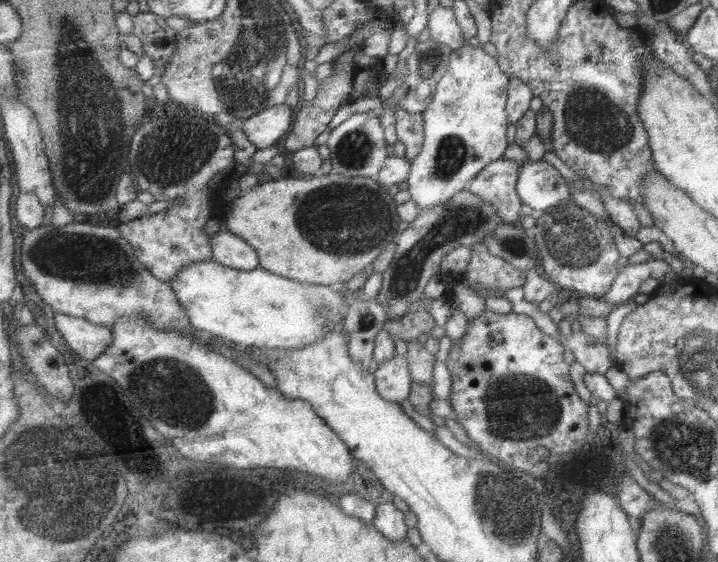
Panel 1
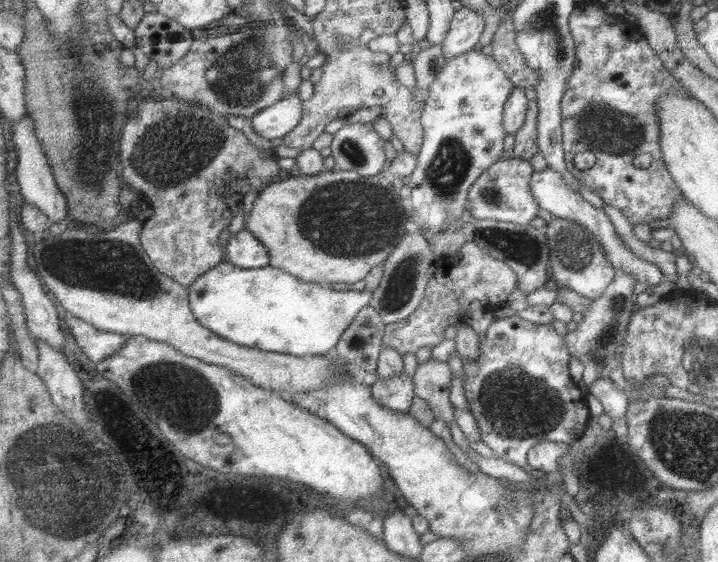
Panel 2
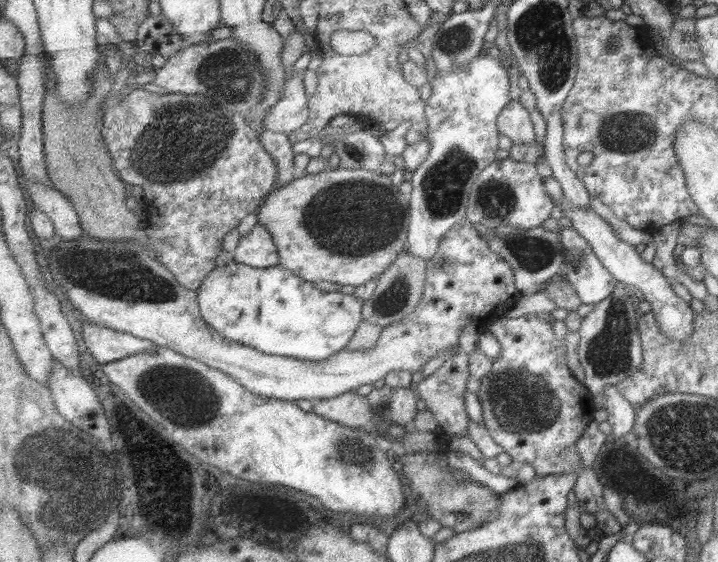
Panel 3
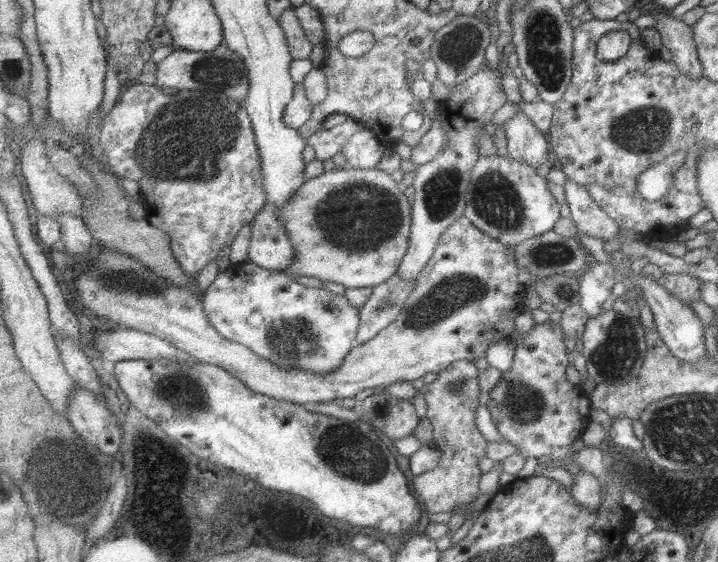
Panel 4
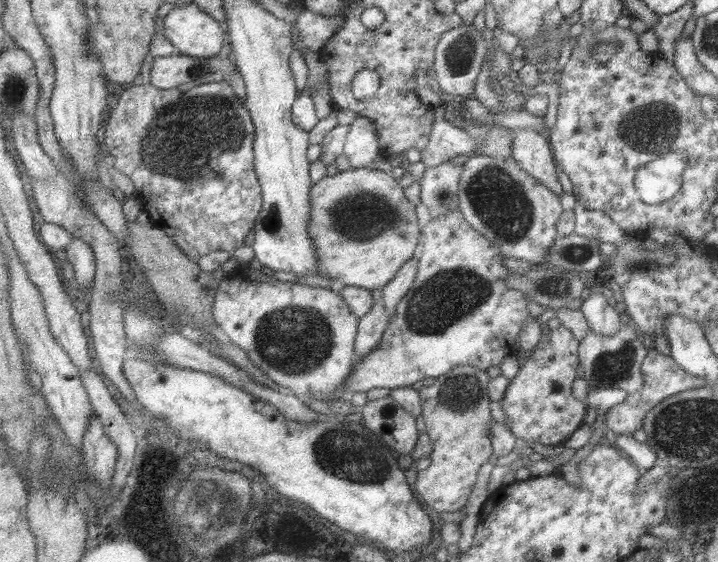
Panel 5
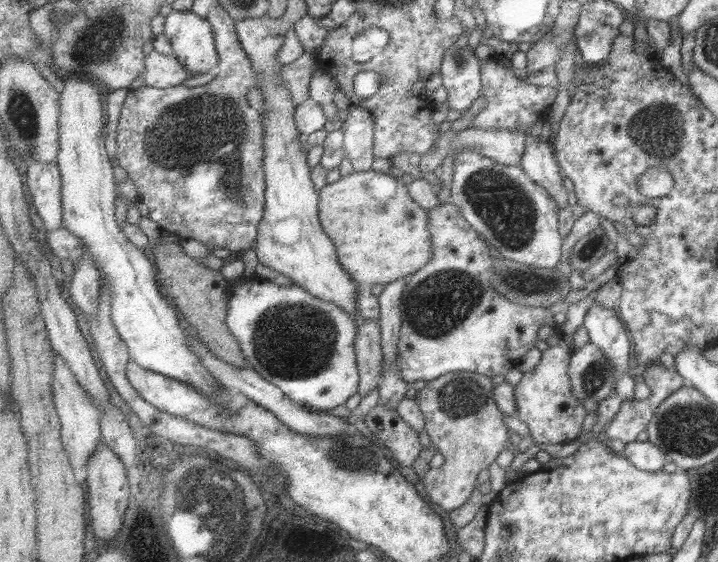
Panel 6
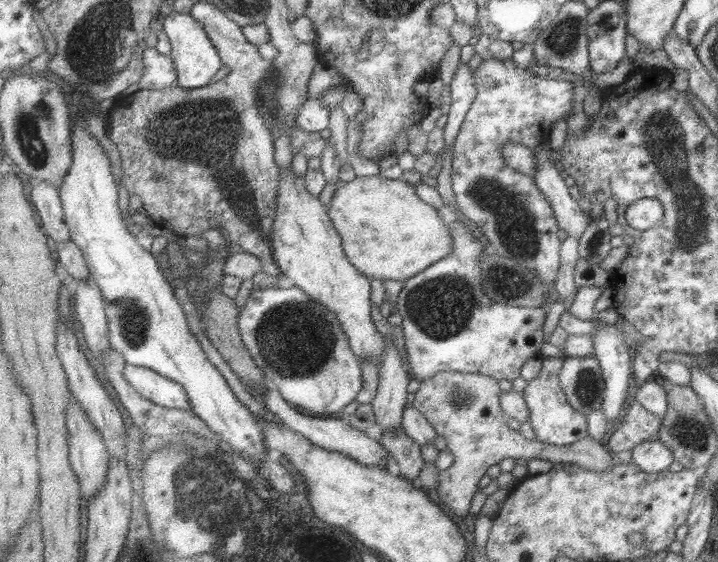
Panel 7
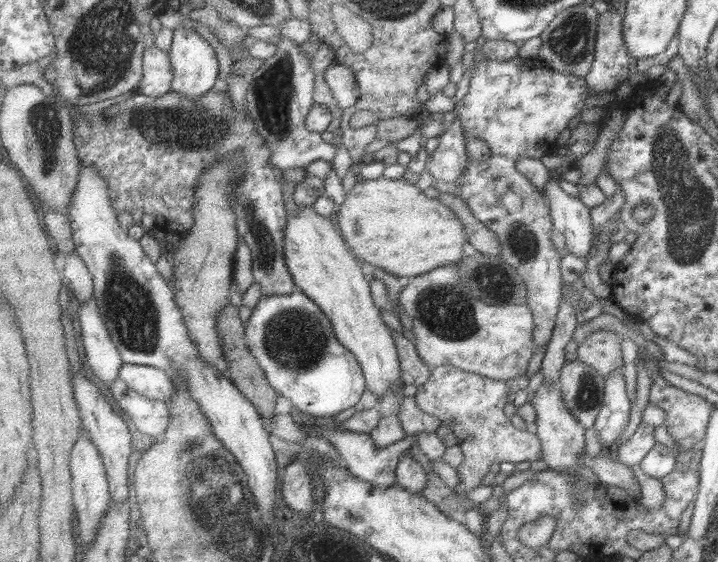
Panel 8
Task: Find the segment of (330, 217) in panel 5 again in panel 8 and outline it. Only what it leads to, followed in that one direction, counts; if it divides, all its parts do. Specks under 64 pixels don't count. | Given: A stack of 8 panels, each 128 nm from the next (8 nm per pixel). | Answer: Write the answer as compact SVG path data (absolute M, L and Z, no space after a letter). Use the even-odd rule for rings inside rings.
M384 176L377 180L359 179L336 212L339 228L355 256L375 268L385 269L400 277L413 278L441 266L460 264L472 251L465 223L459 219L459 215L439 197L430 198L424 194L423 190L414 186L414 181L409 176L399 180Z

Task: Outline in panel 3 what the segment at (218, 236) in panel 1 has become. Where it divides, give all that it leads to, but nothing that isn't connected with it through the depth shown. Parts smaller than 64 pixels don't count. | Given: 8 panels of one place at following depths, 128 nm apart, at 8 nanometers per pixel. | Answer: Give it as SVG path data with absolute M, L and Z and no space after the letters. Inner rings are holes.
M257 223L255 228L241 237L239 246L232 249L233 260L255 268L280 265L281 255L273 233L267 225Z

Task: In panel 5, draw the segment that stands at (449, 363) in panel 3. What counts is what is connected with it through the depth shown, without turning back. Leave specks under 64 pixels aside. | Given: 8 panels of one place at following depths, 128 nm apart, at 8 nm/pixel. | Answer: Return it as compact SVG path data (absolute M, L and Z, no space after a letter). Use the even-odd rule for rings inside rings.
M471 365L457 366L447 374L440 376L429 386L420 389L423 400L425 431L431 436L435 450L431 455L431 464L427 469L418 472L415 486L418 495L423 497L423 501L438 513L457 512L469 502L471 492L477 478L479 470L492 454L491 446L491 416L489 416L489 374L479 367Z

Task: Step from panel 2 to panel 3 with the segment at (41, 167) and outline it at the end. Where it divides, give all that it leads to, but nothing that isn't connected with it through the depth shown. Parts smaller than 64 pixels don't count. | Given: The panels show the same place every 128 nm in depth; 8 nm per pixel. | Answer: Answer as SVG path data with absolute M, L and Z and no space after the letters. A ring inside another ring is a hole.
M28 180L25 187L30 192L35 208L50 216L62 239L79 240L87 235L78 210L61 190L55 186L45 186L39 180Z

